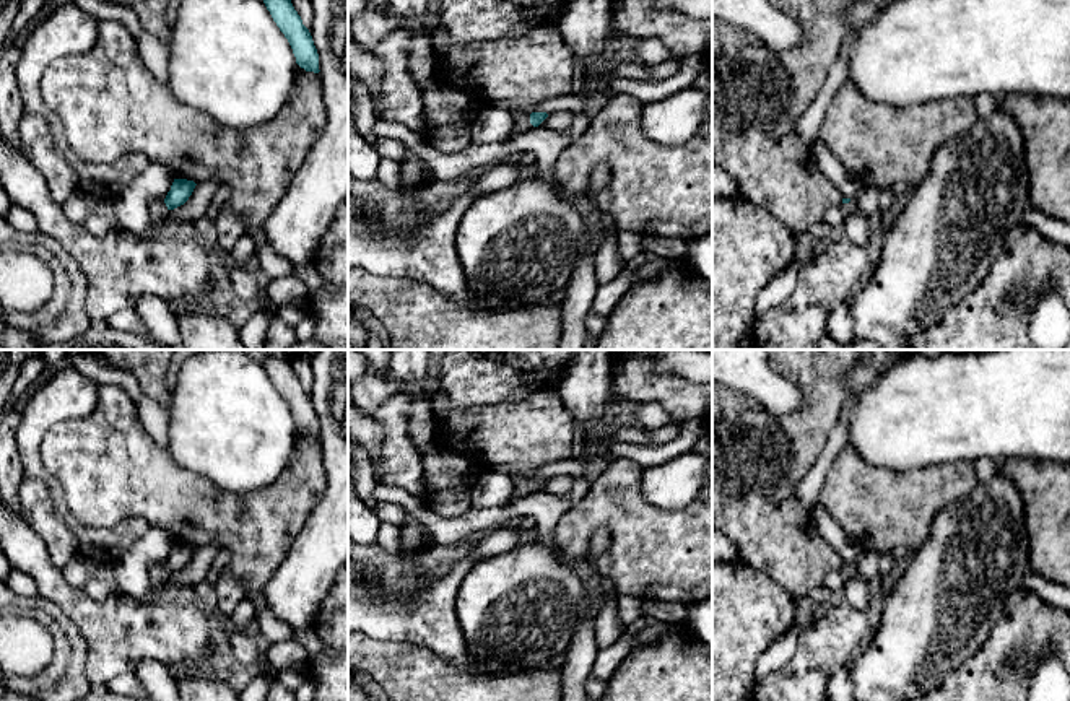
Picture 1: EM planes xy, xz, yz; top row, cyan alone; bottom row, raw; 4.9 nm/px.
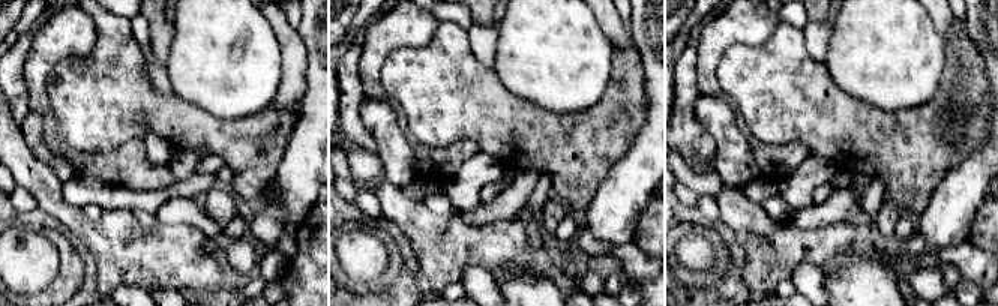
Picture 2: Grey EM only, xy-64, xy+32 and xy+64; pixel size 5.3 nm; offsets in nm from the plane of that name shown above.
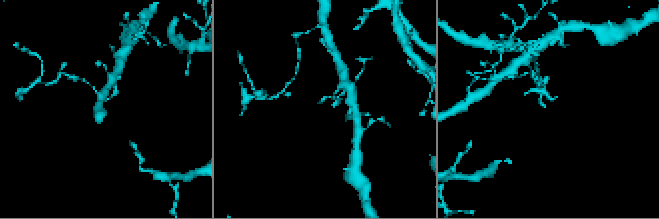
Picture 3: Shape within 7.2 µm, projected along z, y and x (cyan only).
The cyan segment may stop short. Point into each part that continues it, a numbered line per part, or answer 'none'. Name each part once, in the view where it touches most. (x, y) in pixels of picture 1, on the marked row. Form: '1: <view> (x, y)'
1: xz (522, 121)

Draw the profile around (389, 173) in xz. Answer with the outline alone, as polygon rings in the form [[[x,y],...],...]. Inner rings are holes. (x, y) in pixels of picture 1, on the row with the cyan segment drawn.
[[[382,158],[376,179],[395,194],[402,195],[402,169],[400,161]]]

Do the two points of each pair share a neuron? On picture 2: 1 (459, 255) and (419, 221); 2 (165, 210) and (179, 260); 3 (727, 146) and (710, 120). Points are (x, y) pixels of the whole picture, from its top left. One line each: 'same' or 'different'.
1: same
2: different
3: same

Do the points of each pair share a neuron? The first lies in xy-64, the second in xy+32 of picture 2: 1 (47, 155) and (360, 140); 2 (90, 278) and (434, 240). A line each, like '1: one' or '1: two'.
1: two
2: two

